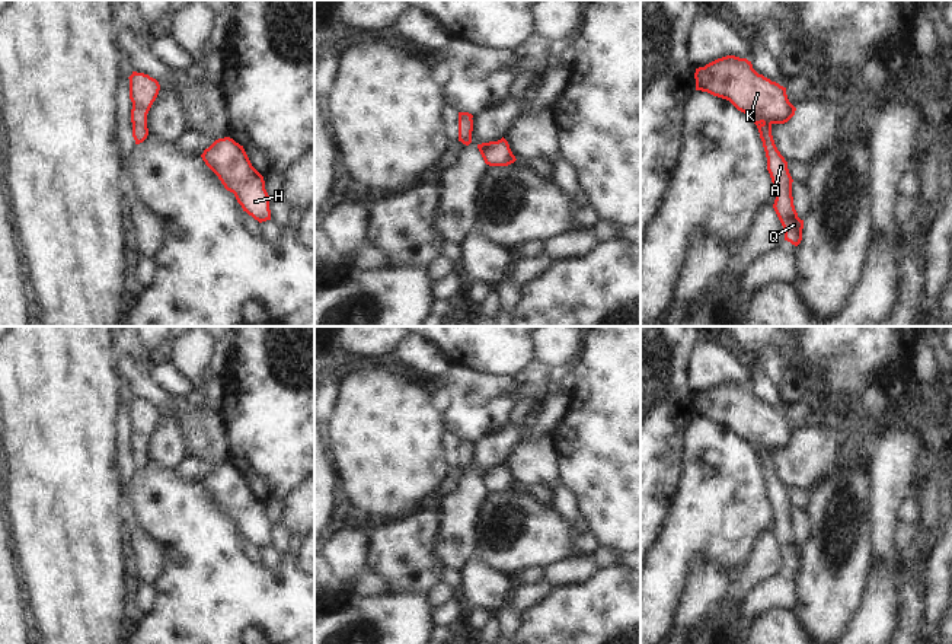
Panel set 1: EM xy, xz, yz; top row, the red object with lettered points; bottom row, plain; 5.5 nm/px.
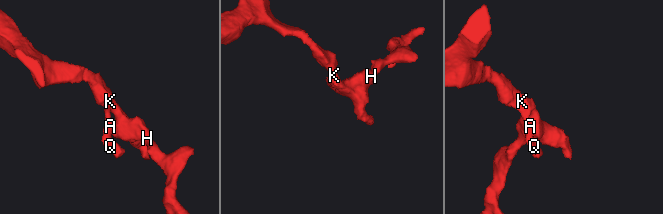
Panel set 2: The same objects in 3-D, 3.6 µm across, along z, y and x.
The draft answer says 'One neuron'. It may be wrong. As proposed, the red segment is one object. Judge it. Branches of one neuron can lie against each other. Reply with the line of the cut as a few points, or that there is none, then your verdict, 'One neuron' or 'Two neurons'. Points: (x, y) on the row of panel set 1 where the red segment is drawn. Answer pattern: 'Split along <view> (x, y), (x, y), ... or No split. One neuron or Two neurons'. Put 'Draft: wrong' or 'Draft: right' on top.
Draft: right
No split. One neuron.

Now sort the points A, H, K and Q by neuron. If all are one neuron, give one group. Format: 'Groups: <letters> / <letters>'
Groups: A H K Q.

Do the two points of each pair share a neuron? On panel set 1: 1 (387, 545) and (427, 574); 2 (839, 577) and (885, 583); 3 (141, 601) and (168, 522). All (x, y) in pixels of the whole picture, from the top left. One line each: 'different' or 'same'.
1: same
2: different
3: different

